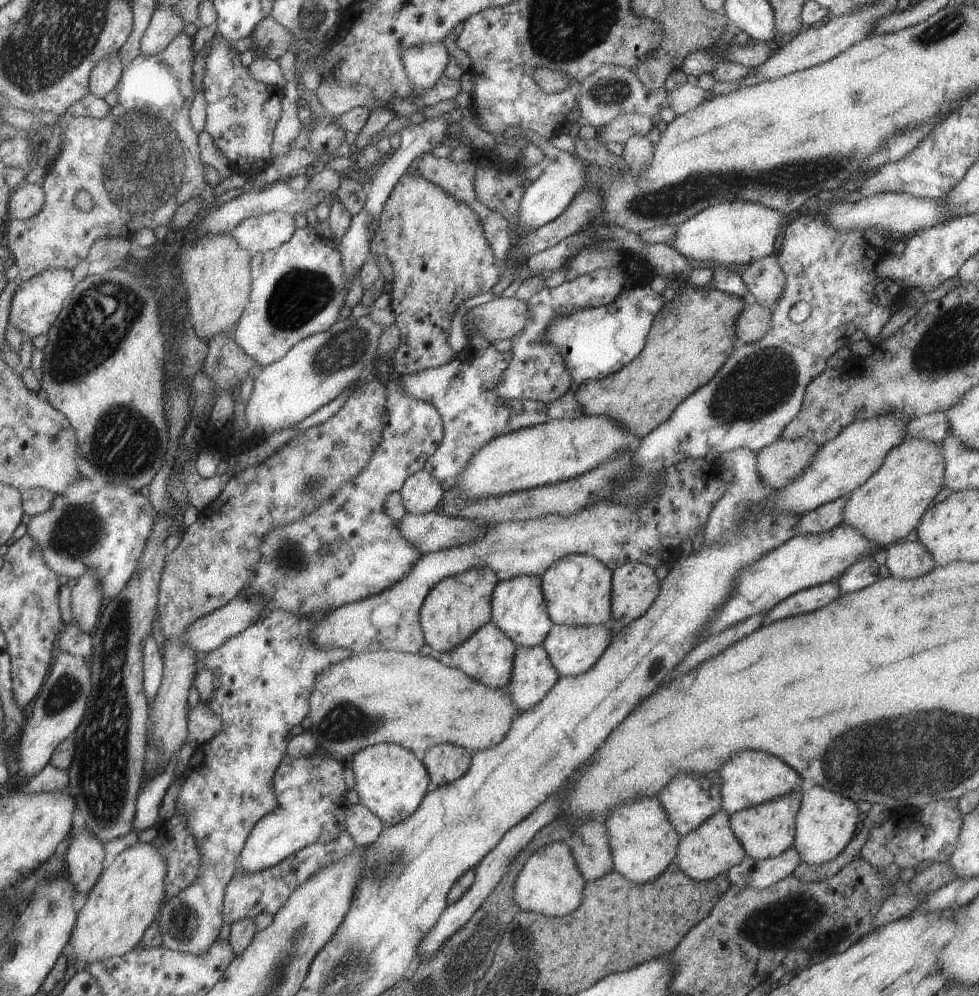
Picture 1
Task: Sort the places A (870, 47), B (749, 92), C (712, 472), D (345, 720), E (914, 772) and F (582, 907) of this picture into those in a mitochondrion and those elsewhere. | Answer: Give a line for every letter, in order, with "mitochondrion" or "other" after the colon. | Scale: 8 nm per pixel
A: other
B: other
C: other
D: mitochondrion
E: mitochondrion
F: other

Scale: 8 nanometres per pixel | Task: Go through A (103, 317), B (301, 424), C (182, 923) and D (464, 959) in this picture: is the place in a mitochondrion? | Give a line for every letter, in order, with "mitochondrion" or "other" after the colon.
A: mitochondrion
B: other
C: mitochondrion
D: mitochondrion

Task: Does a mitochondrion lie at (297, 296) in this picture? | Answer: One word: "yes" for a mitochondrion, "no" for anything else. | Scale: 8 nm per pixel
yes

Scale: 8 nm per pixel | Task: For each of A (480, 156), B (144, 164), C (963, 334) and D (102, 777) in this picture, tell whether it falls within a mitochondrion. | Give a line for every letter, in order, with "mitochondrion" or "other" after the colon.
A: other
B: mitochondrion
C: mitochondrion
D: mitochondrion

